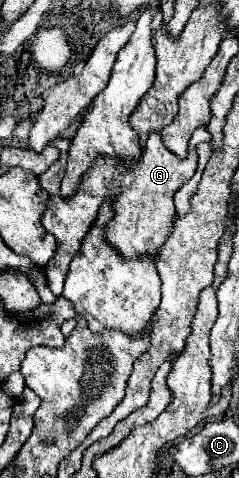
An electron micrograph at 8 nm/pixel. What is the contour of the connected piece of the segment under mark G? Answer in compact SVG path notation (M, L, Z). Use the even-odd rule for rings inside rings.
M199 126L191 136L189 156L179 158L165 148L165 144L161 140L161 132L151 132L149 140L145 144L145 150L141 152L139 162L123 164L123 160L113 160L111 156L99 156L91 164L91 168L85 172L85 176L81 178L78 190L69 198L63 198L59 188L61 188L61 180L63 180L63 172L65 172L63 168L67 162L67 150L69 150L71 140L57 138L51 142L55 148L59 148L61 156L57 162L53 162L49 166L47 172L43 172L39 176L39 184L49 194L47 210L41 216L41 224L47 232L51 232L57 238L57 252L55 252L53 260L47 264L47 282L49 282L51 292L57 298L61 296L61 288L63 288L63 280L65 280L69 262L77 254L85 234L91 230L91 226L97 218L97 210L105 200L113 200L115 205L115 218L109 222L107 234L105 234L107 242L113 248L117 248L123 256L129 256L129 258L145 254L145 252L155 256L155 252L161 248L161 244L171 234L171 224L173 224L173 214L175 214L173 194L179 186L183 186L195 174L197 144L209 142L209 138L211 136L209 136L207 128Z

